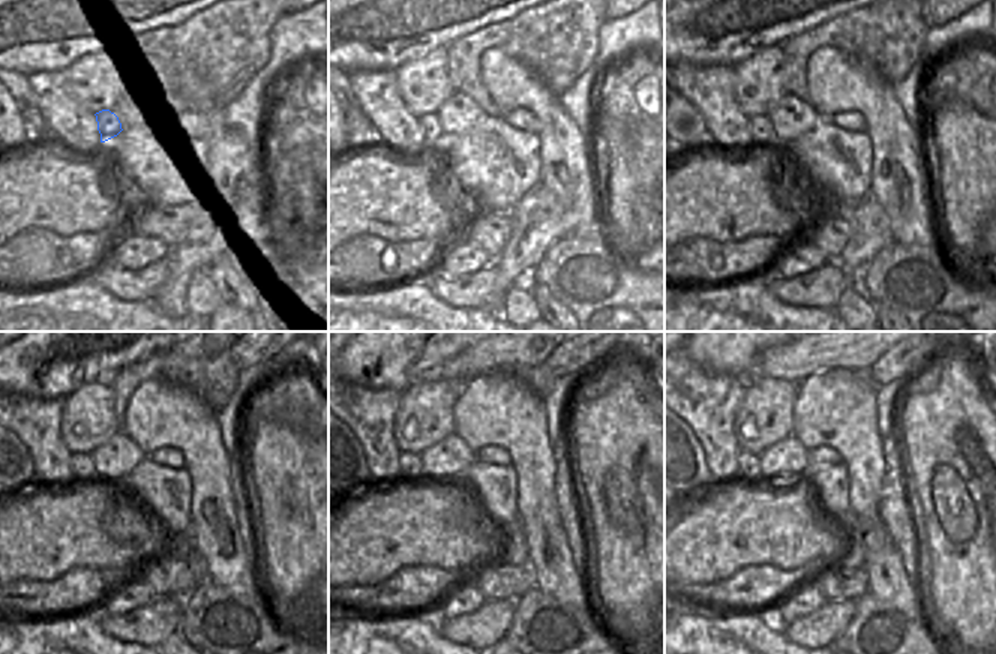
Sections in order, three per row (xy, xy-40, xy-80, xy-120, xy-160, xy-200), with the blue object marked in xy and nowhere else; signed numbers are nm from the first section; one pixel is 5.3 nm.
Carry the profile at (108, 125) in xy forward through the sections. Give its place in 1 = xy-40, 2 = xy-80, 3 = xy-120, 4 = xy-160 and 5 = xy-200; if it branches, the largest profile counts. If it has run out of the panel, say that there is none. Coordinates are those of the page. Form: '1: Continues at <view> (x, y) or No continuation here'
1: Continues at xy-40 (434, 134)
2: Continues at xy-80 (761, 126)
3: Continues at xy-120 (83, 465)
4: Continues at xy-160 (408, 462)
5: Continues at xy-200 (747, 464)

